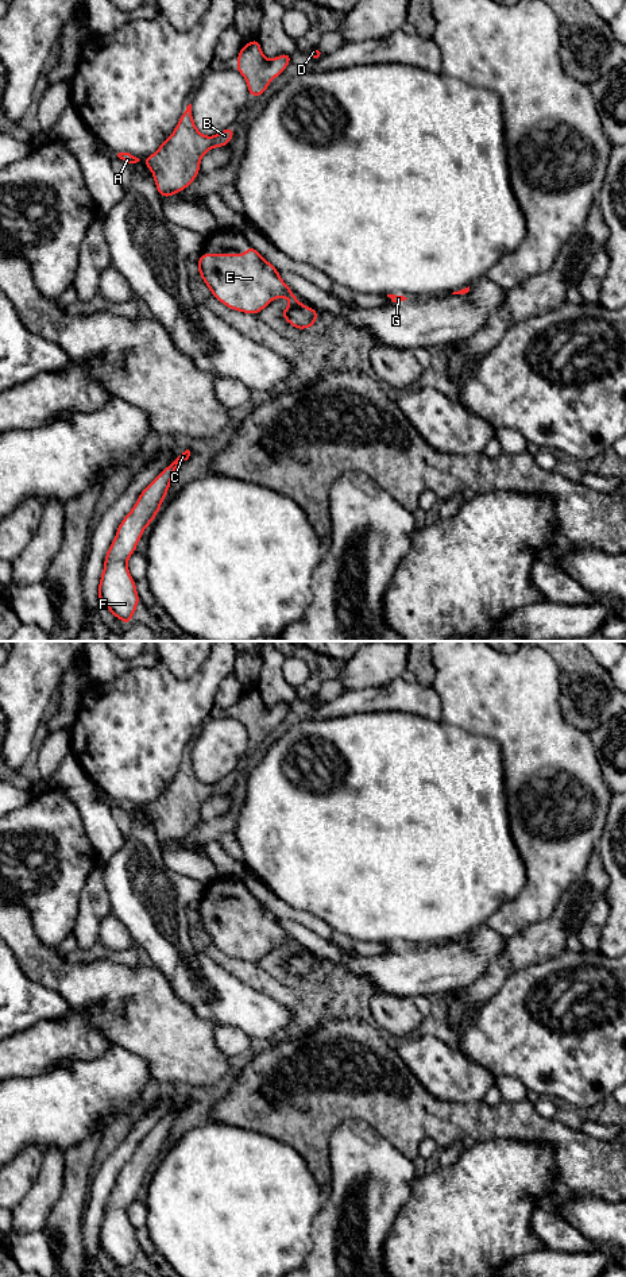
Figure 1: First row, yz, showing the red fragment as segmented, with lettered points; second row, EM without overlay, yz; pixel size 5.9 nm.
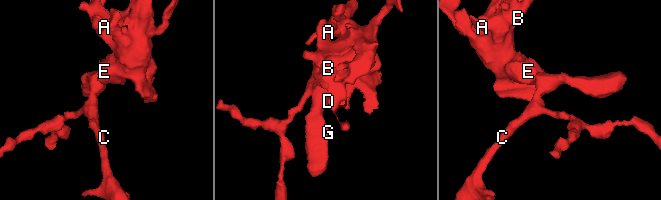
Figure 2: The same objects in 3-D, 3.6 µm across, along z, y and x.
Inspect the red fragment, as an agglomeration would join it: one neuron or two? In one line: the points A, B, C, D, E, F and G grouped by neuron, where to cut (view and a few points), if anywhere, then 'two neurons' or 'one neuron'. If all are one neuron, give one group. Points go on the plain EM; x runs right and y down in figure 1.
A B D E / C F G; cut in yz along (294, 945), (290, 948); two neurons

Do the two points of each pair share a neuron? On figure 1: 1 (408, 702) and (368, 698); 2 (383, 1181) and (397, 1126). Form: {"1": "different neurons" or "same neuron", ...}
{"1": "same neuron", "2": "different neurons"}

